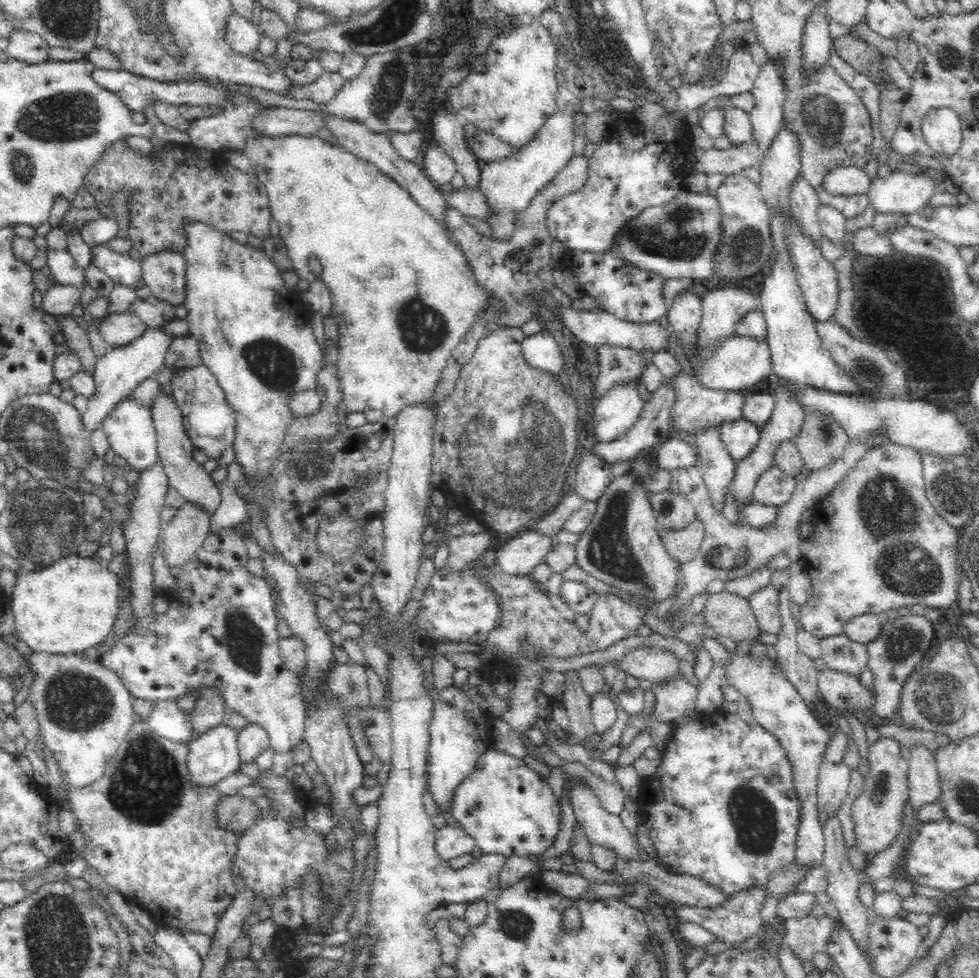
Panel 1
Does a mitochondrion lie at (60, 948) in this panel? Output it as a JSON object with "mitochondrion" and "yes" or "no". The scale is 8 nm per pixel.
{"mitochondrion":"yes"}

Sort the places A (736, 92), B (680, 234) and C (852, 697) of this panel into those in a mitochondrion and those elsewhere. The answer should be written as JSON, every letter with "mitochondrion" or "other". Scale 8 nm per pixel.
{"A":"other","B":"mitochondrion","C":"mitochondrion"}

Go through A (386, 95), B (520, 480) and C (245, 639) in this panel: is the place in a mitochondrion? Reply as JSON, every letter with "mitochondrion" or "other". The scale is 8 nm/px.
{"A":"mitochondrion","B":"mitochondrion","C":"mitochondrion"}

